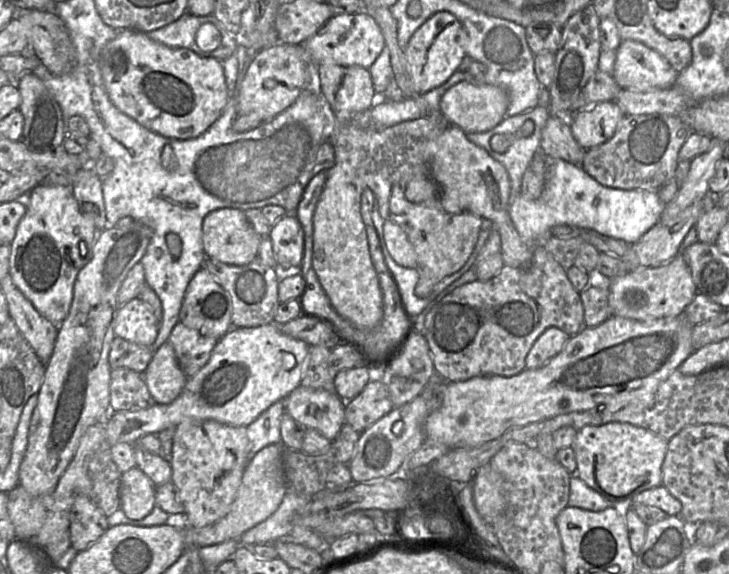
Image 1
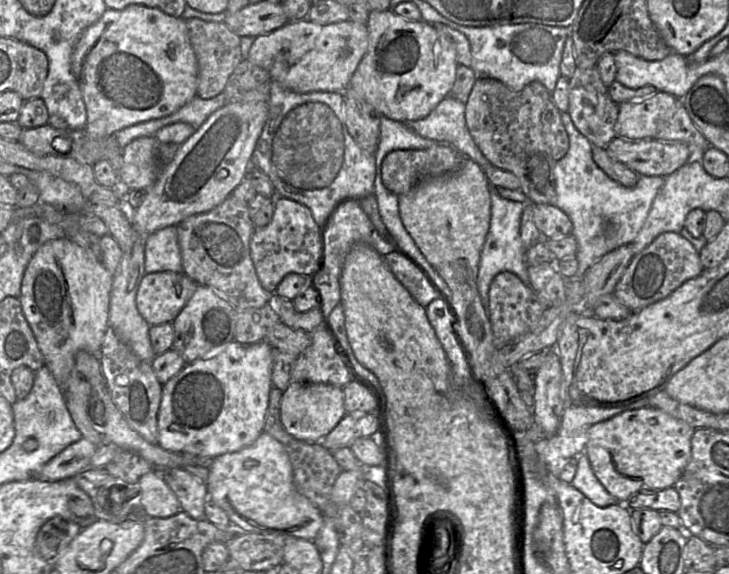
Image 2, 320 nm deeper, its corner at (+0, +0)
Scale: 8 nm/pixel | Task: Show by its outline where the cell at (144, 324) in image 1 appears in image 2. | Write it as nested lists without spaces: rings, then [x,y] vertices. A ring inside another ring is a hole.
[[[183,272],[146,274],[137,291],[137,309],[150,326],[171,323],[193,296],[198,285]]]

